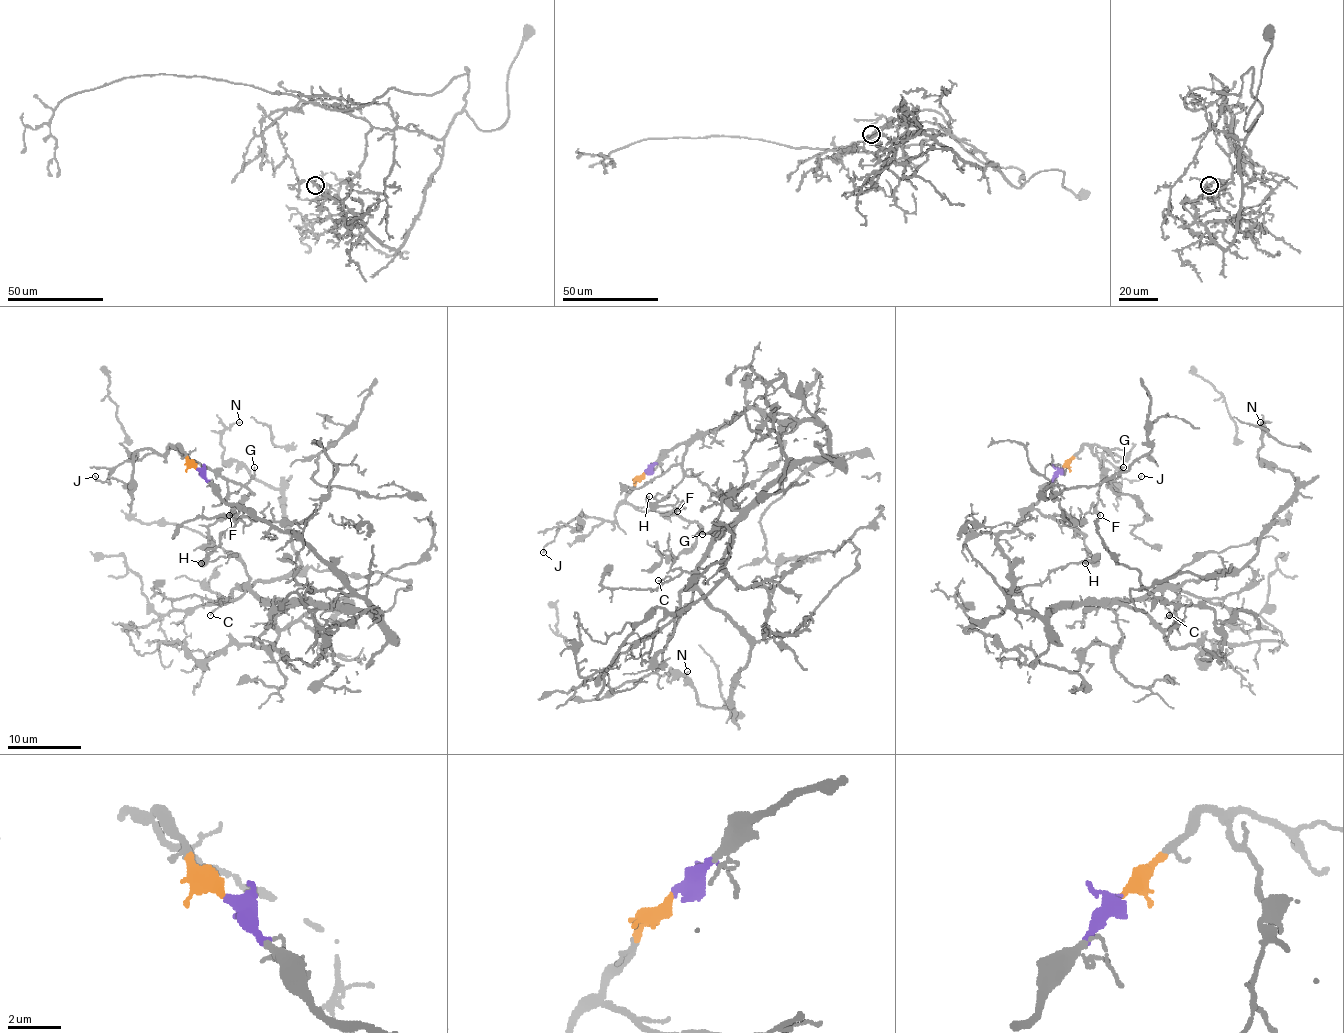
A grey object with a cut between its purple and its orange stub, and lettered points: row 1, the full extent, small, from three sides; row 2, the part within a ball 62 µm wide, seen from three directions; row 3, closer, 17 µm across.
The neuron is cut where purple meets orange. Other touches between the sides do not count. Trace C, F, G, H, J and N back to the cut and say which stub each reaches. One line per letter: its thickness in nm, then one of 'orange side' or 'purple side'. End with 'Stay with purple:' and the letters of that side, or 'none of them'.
C: 90 nm thick; purple side
F: 280 nm thick; orange side
G: 110 nm thick; orange side
H: 130 nm thick; purple side
J: 110 nm thick; orange side
N: 110 nm thick; purple side
Stay with purple: C, H, N

